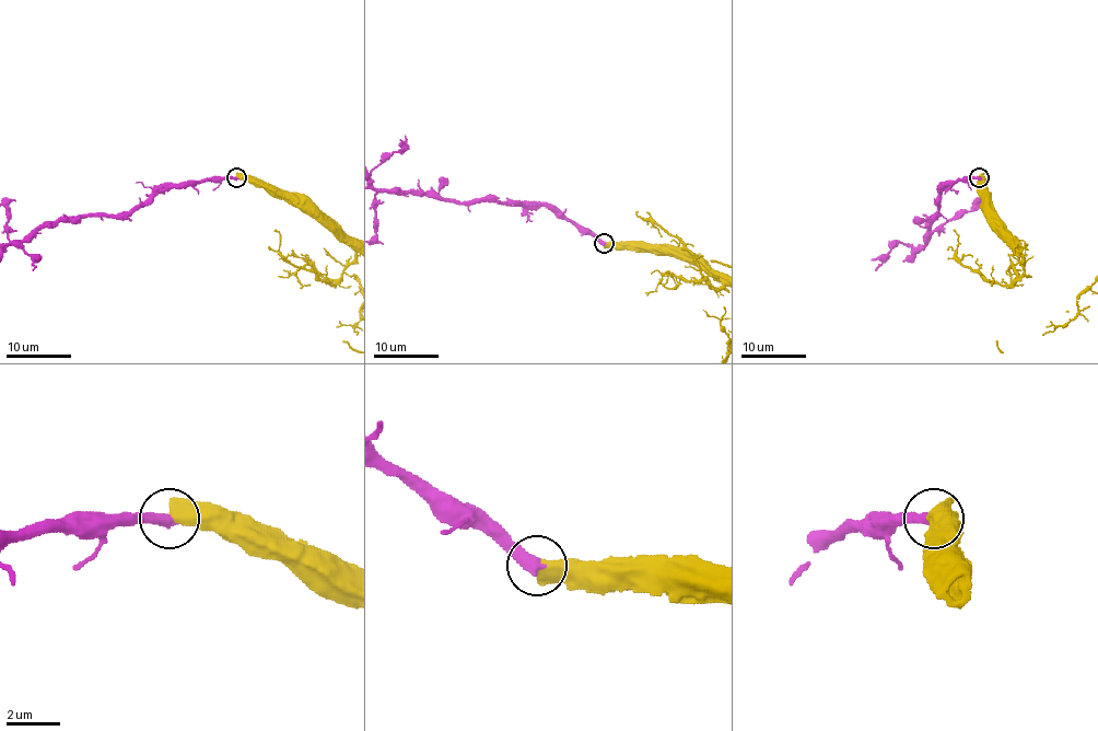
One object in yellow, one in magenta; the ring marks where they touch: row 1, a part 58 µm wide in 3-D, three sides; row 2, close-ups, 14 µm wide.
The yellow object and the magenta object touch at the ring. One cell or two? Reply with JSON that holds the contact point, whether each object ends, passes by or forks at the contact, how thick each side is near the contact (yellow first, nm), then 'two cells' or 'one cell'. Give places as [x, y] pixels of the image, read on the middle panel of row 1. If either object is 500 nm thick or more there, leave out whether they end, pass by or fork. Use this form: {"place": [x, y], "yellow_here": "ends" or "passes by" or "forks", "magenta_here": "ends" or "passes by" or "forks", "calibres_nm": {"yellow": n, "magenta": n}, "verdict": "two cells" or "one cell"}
{"place": [604, 243], "calibres_nm": {"yellow": 600, "magenta": 480}, "verdict": "two cells"}

